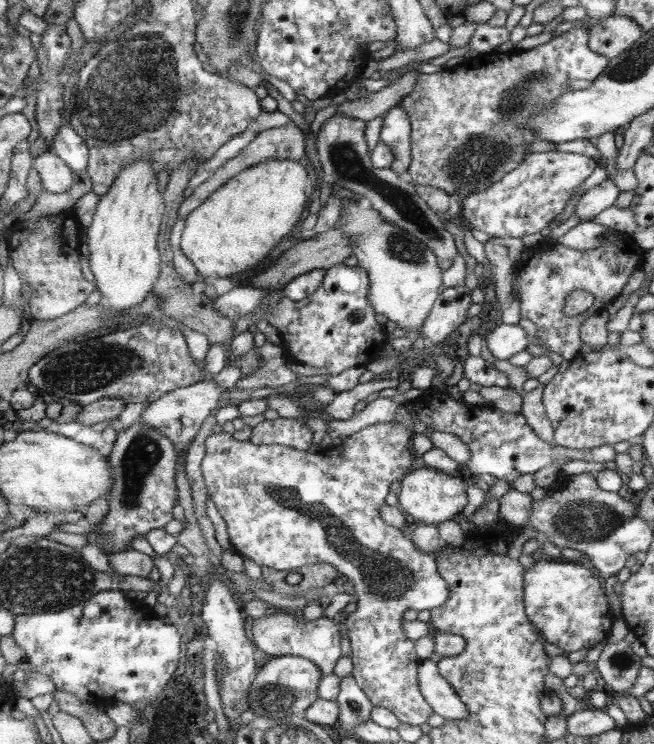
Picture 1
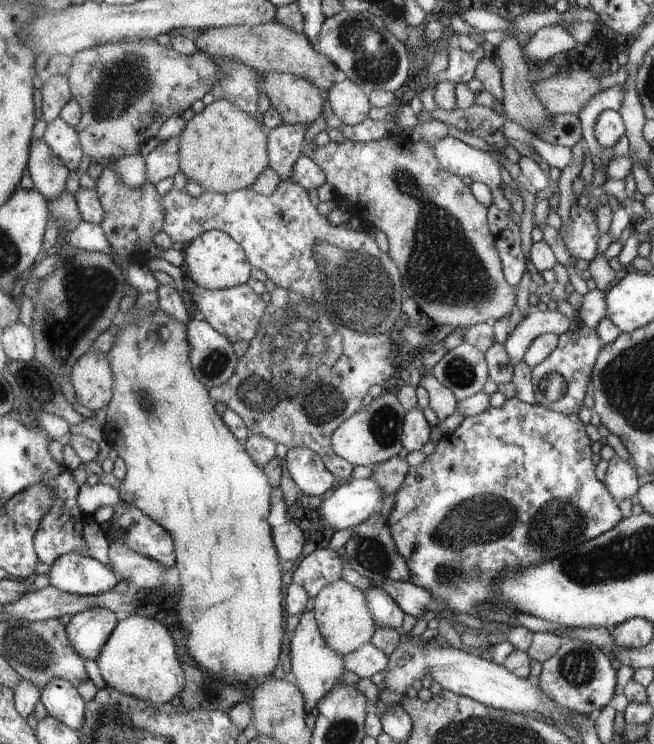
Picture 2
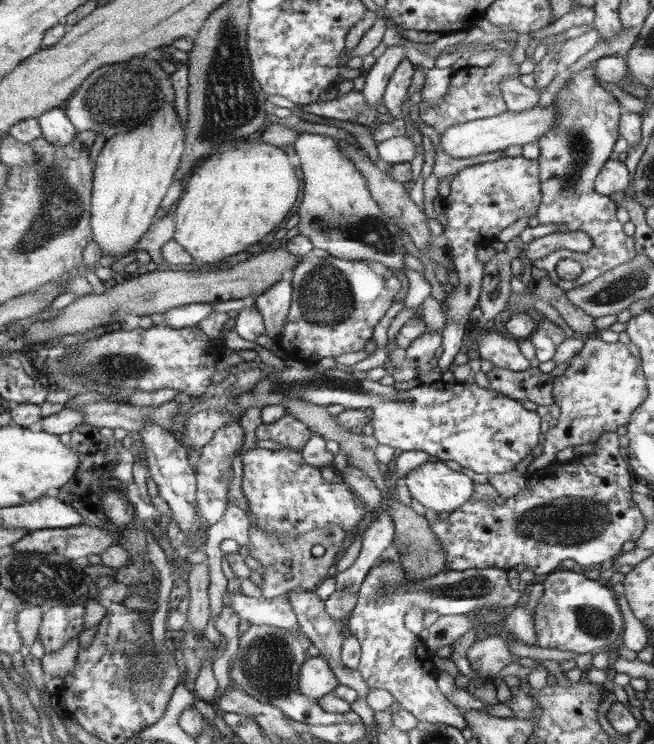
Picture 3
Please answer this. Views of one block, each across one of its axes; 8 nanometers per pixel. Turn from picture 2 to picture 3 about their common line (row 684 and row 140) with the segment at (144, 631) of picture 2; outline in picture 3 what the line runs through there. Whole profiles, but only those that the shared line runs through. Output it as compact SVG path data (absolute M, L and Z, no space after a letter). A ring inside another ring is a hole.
M174 102L158 103L161 107L141 126L107 140L93 163L93 240L102 249L102 256L108 255L114 262L135 252L138 241L149 232L152 216L156 216L184 157L185 127Z

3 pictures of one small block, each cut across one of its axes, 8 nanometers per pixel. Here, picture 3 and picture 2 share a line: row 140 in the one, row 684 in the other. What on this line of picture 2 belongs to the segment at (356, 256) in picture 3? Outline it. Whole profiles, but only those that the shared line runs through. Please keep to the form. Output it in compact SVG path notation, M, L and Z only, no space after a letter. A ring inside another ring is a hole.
M313 611L302 612L302 618L294 630L290 643L290 666L295 678L295 687L302 693L308 708L317 706L325 695L328 695L337 686L340 676L346 670L345 657L330 646L321 635L317 625L317 617Z

